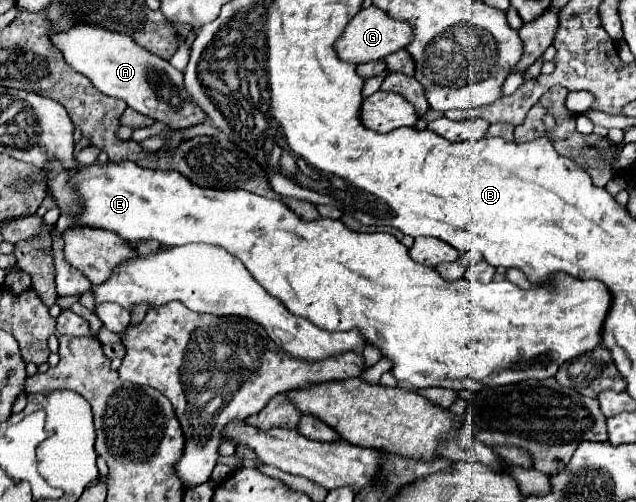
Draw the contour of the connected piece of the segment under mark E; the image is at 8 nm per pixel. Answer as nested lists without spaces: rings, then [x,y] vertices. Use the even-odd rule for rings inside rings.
[[[52,158],[42,174],[46,192],[52,194],[62,212],[51,246],[58,296],[82,296],[92,288],[92,284],[64,260],[61,236],[72,224],[80,222],[84,226],[116,232],[124,242],[158,240],[164,246],[180,246],[190,242],[214,244],[240,258],[250,274],[272,296],[280,298],[280,302],[294,316],[306,318],[328,332],[356,328],[364,336],[366,344],[380,348],[382,356],[392,362],[390,372],[398,384],[414,390],[450,388],[456,392],[480,392],[484,388],[516,384],[530,378],[552,378],[564,362],[576,358],[578,354],[590,352],[600,344],[602,324],[612,300],[602,282],[578,280],[568,274],[556,274],[552,288],[540,286],[528,292],[520,290],[508,280],[482,284],[460,278],[448,282],[438,276],[436,268],[414,262],[408,248],[392,234],[352,232],[340,220],[330,218],[306,222],[288,210],[280,200],[262,198],[258,194],[250,194],[248,190],[212,190],[194,186],[176,170],[142,168],[130,160],[108,160],[106,164],[94,162],[88,166],[76,162],[76,168],[66,170],[62,162]],[[72,206],[80,206],[82,210],[72,214]]]

